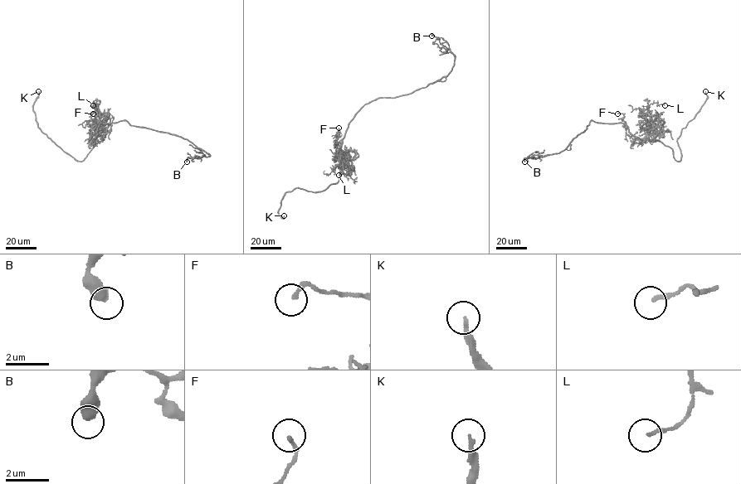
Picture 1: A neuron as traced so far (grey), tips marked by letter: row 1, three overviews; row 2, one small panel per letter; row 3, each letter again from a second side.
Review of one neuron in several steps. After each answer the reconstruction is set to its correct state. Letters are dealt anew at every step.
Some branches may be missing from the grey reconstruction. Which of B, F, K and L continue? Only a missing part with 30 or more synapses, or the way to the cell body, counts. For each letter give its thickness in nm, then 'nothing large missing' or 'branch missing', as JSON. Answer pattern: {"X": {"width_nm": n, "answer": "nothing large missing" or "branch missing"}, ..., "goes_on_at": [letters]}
{"B": {"width_nm": 500, "answer": "nothing large missing"}, "F": {"width_nm": 160, "answer": "nothing large missing"}, "K": {"width_nm": 220, "answer": "branch missing"}, "L": {"width_nm": 160, "answer": "nothing large missing"}, "goes_on_at": ["K"]}

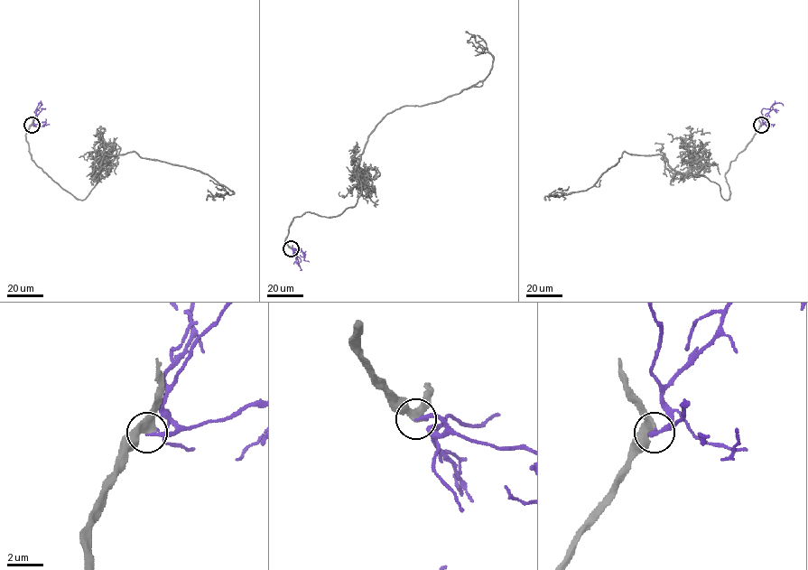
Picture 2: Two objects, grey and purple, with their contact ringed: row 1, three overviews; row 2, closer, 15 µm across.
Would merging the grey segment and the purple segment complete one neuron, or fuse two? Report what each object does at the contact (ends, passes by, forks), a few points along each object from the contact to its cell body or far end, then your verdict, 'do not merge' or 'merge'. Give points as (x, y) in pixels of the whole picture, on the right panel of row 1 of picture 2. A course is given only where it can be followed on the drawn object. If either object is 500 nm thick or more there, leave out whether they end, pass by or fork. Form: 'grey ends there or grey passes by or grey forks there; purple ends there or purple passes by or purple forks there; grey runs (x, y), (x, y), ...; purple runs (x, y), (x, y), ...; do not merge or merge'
grey passes by; purple ends there; grey runs (761, 125), (725, 173), (727, 200), (714, 182), (675, 171), (660, 154), (624, 152), (591, 187), (546, 200); purple runs (761, 125), (774, 105), (781, 103), (784, 106); merge

